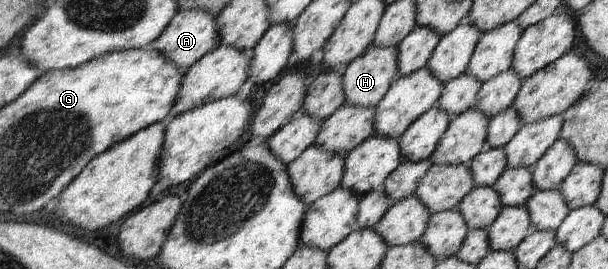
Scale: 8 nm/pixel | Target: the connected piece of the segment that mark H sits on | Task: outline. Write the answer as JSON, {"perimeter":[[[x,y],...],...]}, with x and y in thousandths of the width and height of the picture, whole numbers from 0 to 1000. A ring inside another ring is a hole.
{"perimeter":[[[609,167],[599,201],[563,260],[563,335],[572,394],[618,401],[653,283],[653,171]]]}

